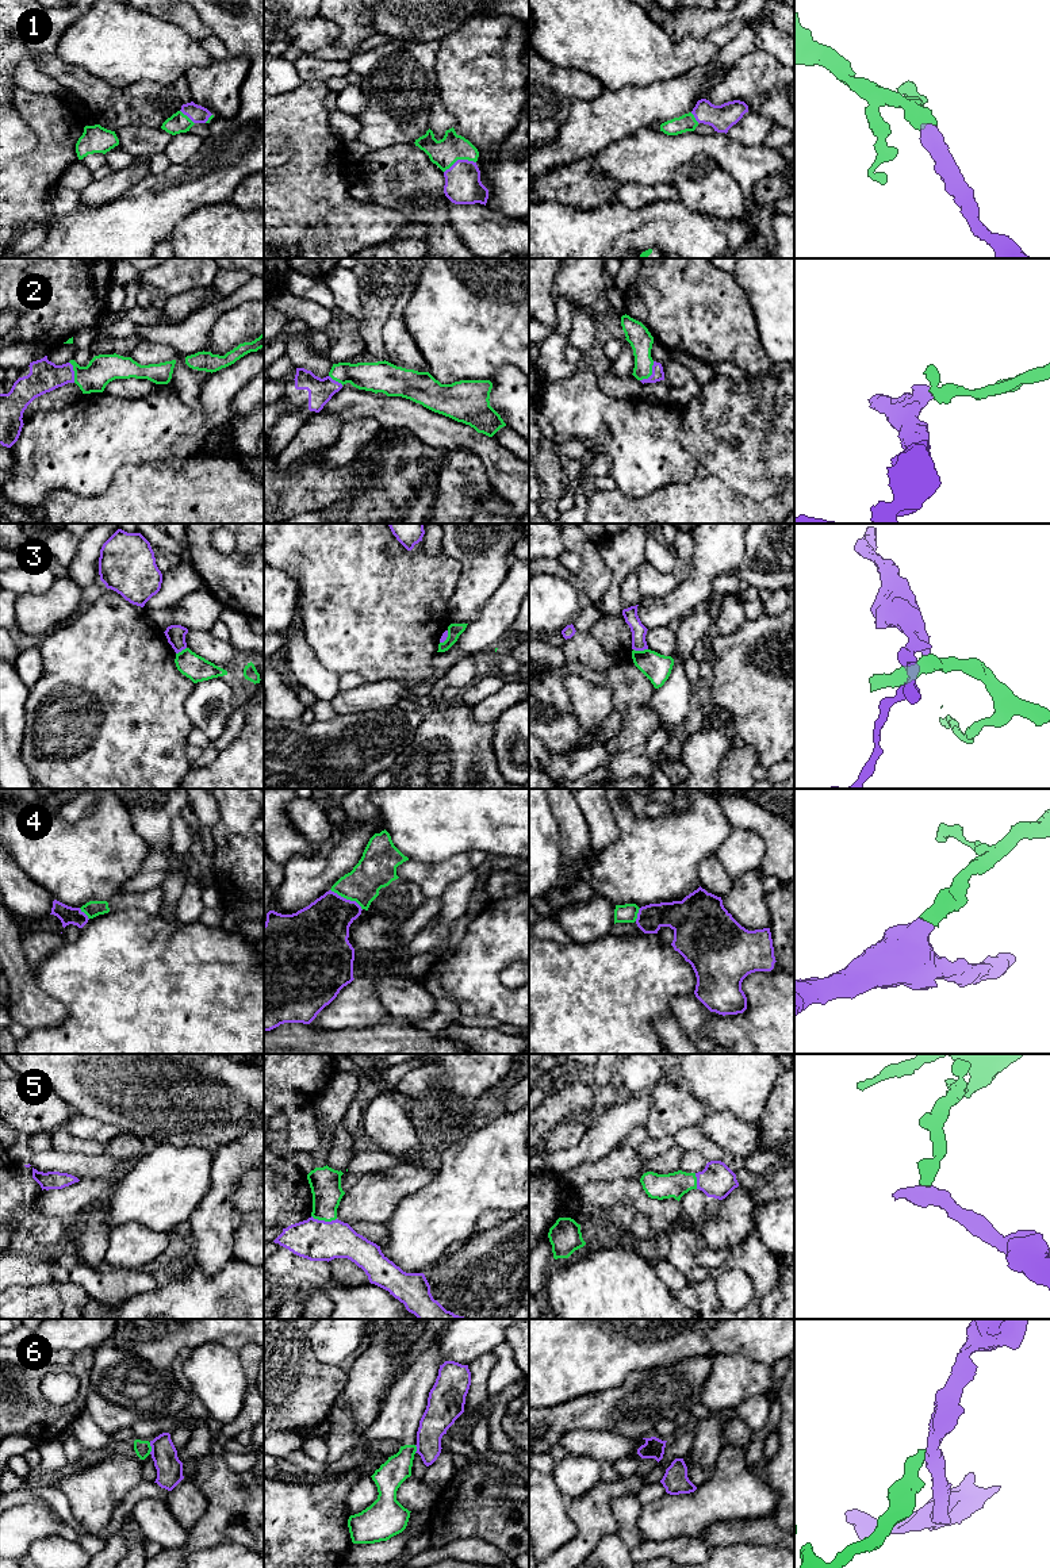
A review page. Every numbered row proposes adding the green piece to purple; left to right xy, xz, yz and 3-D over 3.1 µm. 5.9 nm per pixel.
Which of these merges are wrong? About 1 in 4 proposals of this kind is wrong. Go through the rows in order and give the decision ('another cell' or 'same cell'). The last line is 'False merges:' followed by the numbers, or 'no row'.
1: same cell
2: same cell
3: another cell
4: another cell
5: same cell
6: another cell
False merges: 3, 4, 6

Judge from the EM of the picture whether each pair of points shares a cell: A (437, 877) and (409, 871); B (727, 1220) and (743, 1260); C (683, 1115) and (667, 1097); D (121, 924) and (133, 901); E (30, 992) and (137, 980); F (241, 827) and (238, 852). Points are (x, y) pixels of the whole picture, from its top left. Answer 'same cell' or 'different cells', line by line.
A: same cell
B: different cells
C: same cell
D: different cells
E: different cells
F: same cell

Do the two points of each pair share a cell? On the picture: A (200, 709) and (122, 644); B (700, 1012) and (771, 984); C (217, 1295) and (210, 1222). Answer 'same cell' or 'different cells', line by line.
A: different cells
B: different cells
C: different cells

